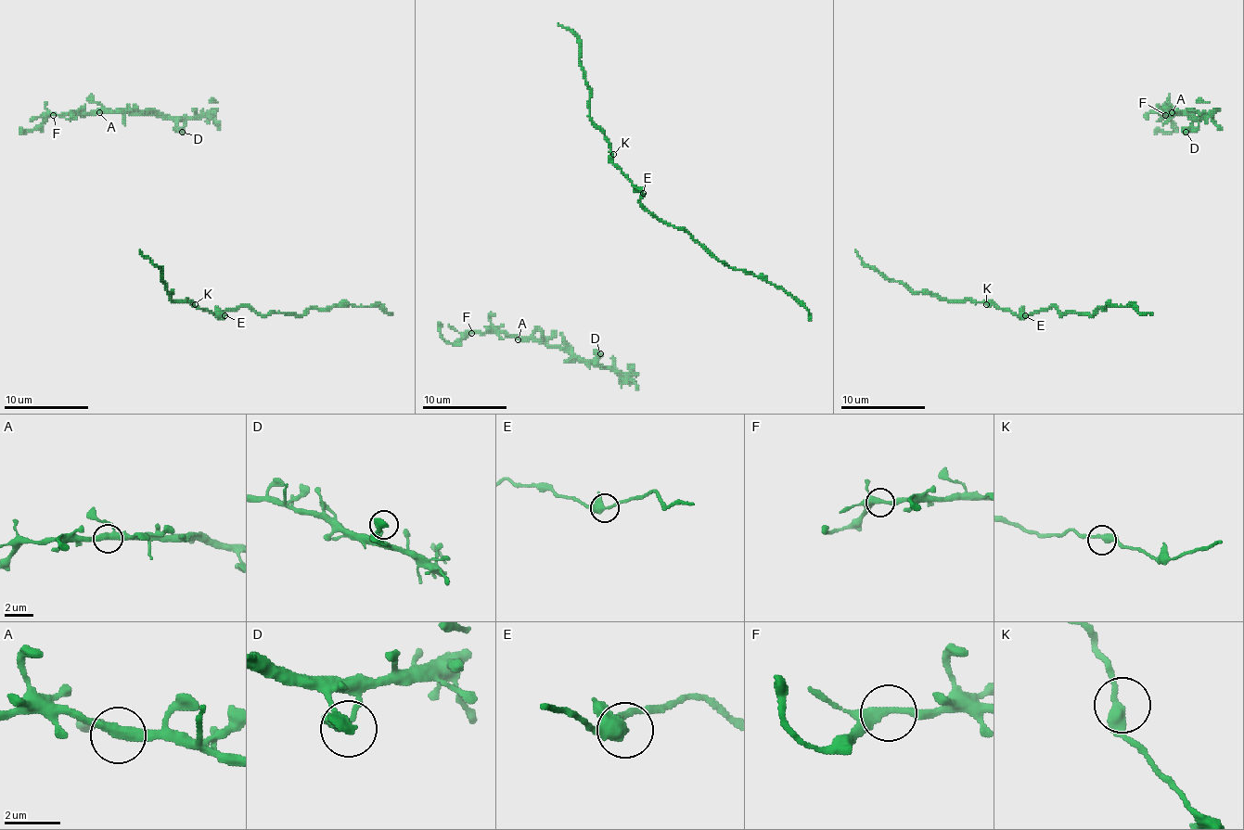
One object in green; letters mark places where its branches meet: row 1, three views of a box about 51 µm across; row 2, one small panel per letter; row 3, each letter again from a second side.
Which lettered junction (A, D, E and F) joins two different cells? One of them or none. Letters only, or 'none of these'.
none of these

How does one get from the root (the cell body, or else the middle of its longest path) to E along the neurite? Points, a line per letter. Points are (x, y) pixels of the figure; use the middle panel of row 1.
E: (663, 223), (640, 202), (642, 194)

